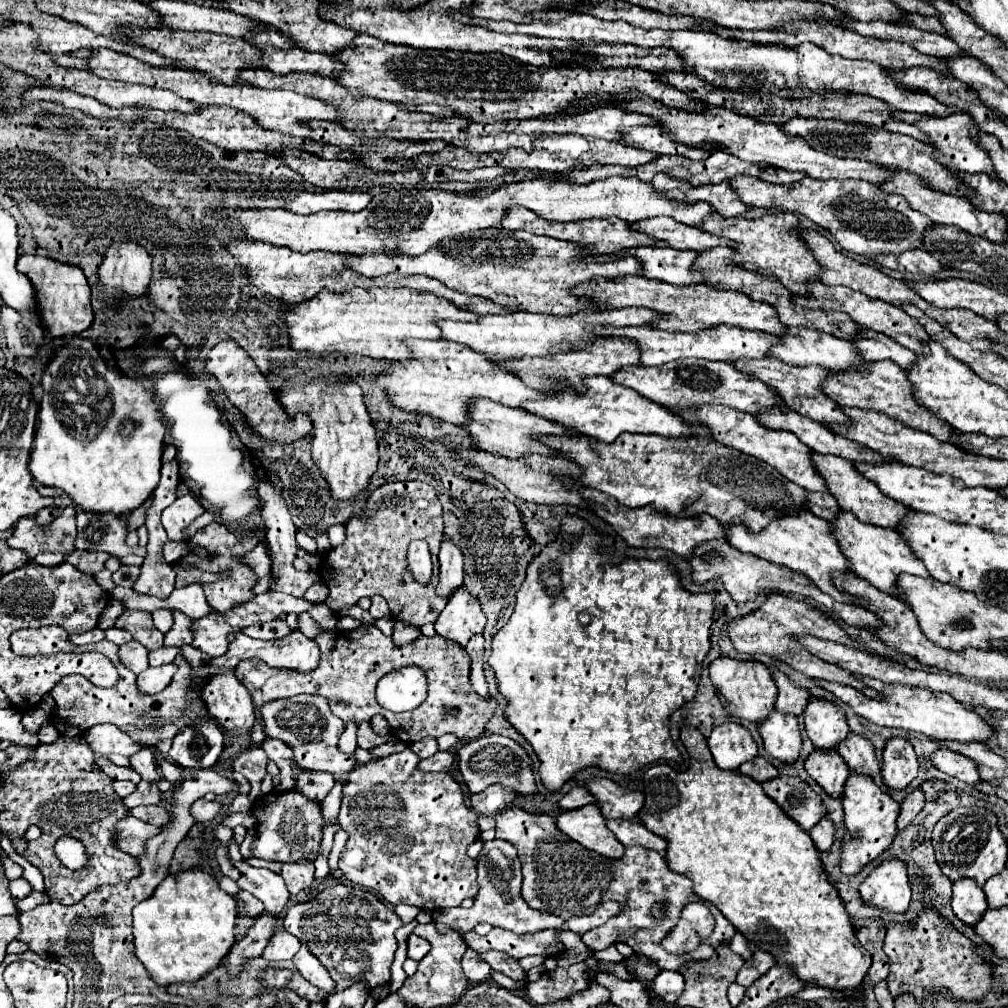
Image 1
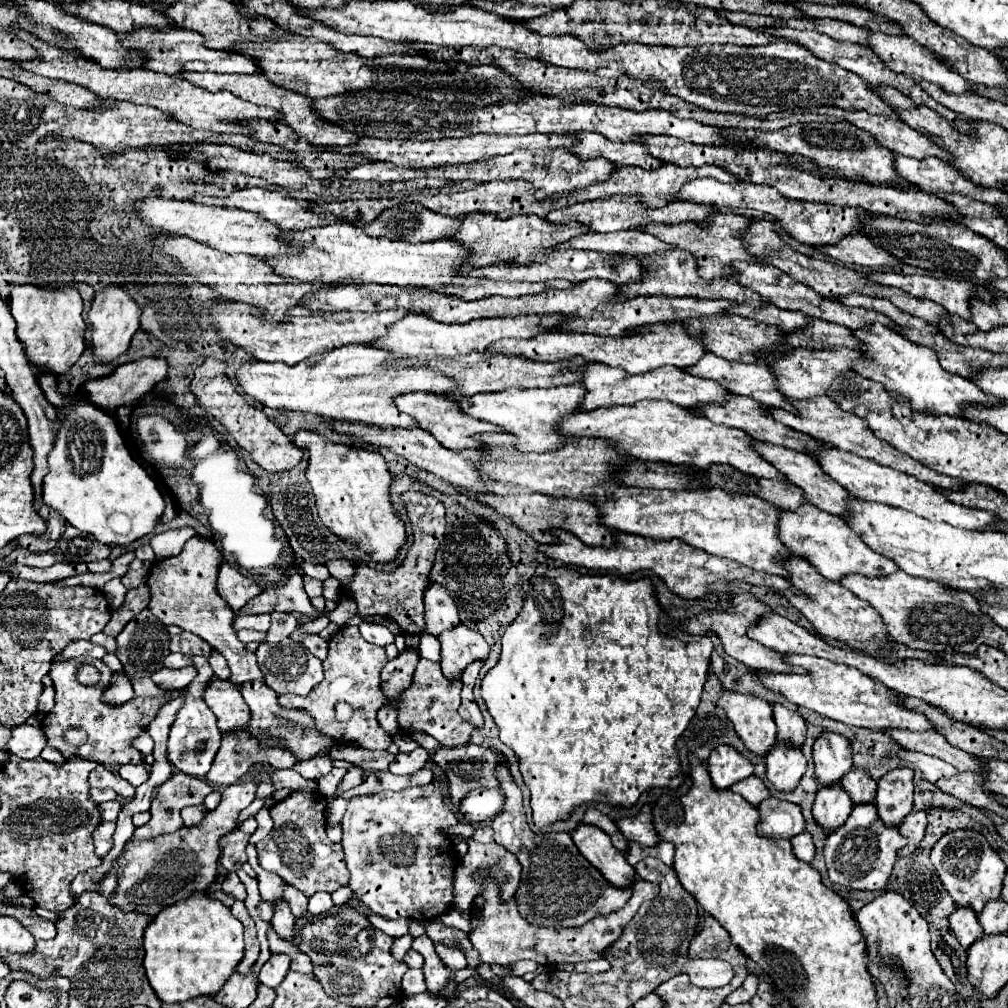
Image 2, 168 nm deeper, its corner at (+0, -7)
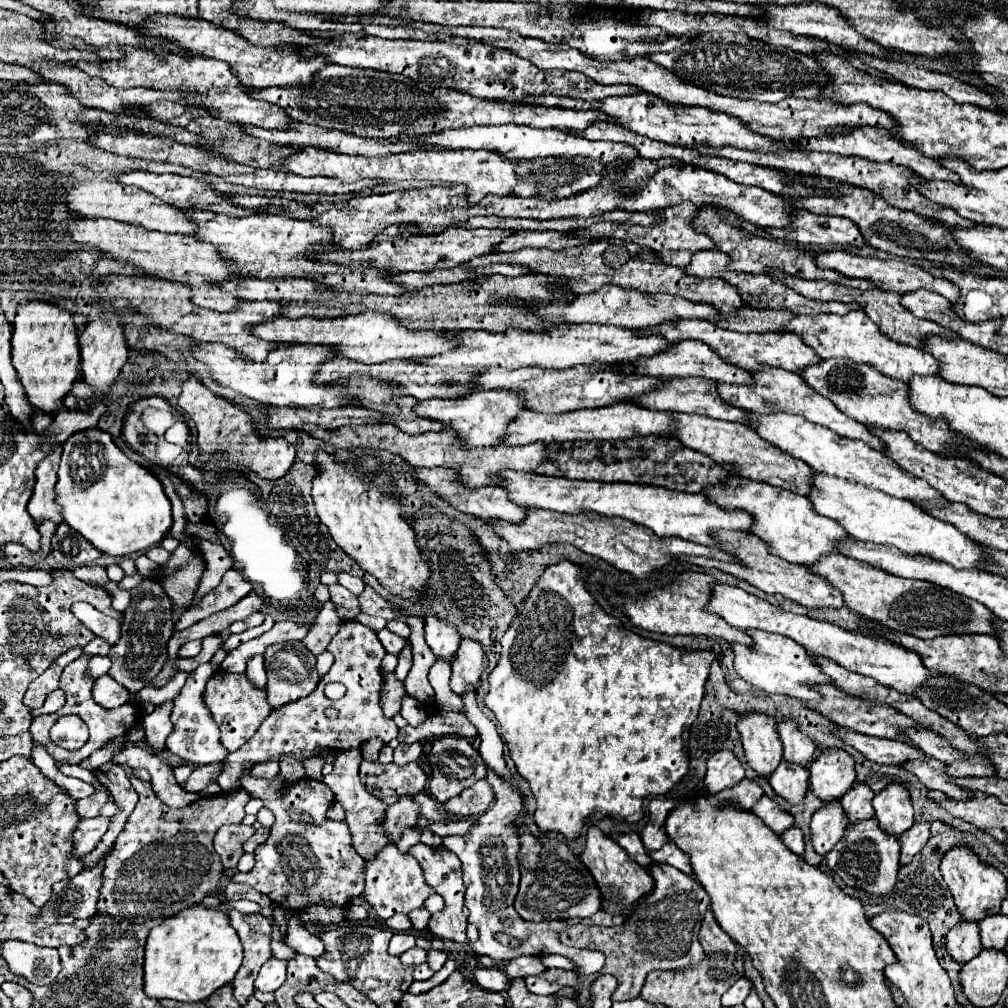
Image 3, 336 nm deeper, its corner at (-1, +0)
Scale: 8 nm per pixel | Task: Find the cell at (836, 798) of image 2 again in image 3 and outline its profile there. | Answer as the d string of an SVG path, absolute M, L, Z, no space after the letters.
M841 801L823 803L811 817L811 841L819 855L825 855L833 849L837 839L841 839L849 819L845 817L845 809Z

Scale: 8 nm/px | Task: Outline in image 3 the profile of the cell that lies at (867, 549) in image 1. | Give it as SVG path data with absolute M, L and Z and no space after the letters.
M731 477L729 485L713 487L711 491L705 489L705 495L711 501L717 501L719 505L725 505L729 509L745 509L753 517L757 517L757 525L753 527L753 533L769 543L773 553L779 557L785 557L787 561L801 563L801 565L813 565L821 557L827 557L831 553L841 553L839 545L845 541L847 531L837 525L837 521L819 515L809 497L797 495L787 489L777 489L763 481L751 481L743 477Z

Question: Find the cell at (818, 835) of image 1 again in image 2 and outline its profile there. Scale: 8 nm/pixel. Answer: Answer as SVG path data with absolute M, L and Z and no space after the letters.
M802 832L800 836L794 836L790 842L792 842L792 852L798 860L810 862L814 858L814 844L812 844L812 836L808 832Z

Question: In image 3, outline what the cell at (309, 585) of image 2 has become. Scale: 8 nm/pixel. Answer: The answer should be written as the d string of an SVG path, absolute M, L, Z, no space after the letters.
M339 583L329 585L327 589L329 589L329 593L331 593L333 603L335 603L339 609L343 609L343 613L339 613L339 617L341 617L343 621L349 621L349 619L353 619L353 617L359 613L357 597L355 597L355 595L353 595L349 589L341 587Z

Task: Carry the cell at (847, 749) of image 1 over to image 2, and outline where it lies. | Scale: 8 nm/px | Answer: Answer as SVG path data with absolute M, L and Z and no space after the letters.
M852 768L844 778L842 778L842 788L850 796L852 804L874 804L876 798L876 782L864 772L862 768Z

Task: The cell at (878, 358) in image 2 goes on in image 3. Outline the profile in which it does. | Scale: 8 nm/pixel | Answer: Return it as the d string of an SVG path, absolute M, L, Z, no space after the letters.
M849 311L847 315L805 315L805 317L797 315L787 325L787 331L801 335L805 339L805 343L811 345L821 359L843 357L843 359L851 359L855 363L867 363L867 365L875 367L879 373L883 373L891 379L905 381L905 383L909 383L915 375L923 375L923 377L939 375L939 361L933 355L889 339L861 311Z

